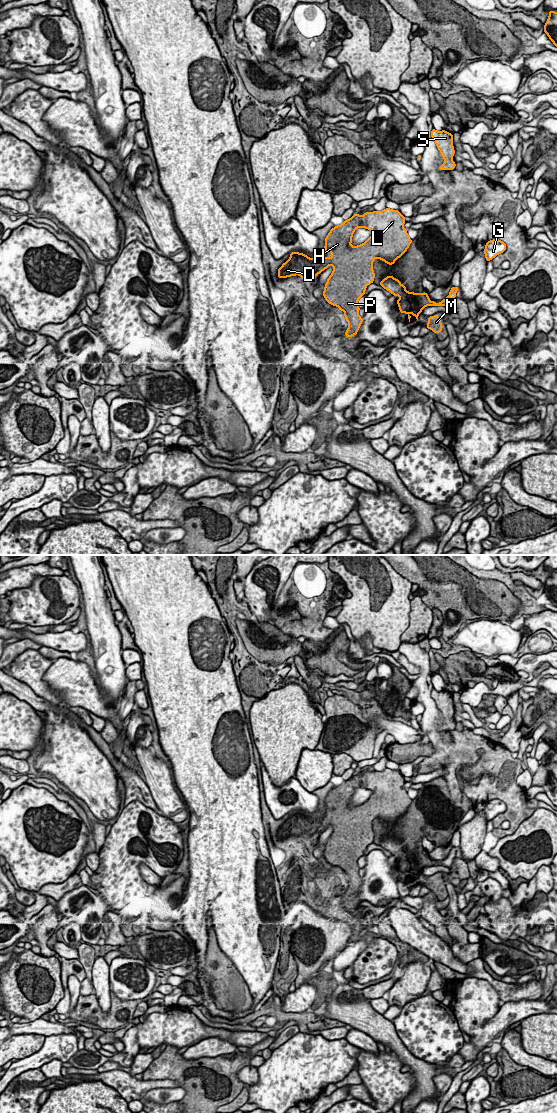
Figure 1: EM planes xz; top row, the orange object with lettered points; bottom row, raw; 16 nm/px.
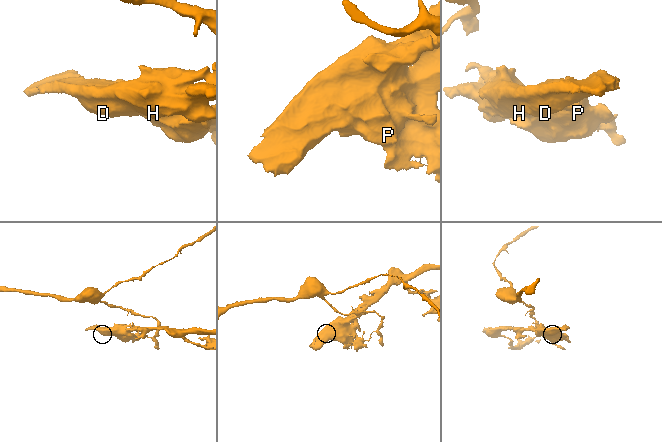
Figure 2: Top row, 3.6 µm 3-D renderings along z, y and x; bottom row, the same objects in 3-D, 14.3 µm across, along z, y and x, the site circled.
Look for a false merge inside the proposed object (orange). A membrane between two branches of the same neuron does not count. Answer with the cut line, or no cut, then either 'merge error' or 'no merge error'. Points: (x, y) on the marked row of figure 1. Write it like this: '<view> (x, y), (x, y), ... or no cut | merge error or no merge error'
xz (430, 301), (422, 303) | merge error

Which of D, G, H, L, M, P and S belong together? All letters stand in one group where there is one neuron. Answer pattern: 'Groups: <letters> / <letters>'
Groups: D H L M P S / G

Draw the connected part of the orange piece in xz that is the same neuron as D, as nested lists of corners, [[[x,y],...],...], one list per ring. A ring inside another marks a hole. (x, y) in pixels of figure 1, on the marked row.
[[[386,208],[383,211],[366,212],[363,215],[354,214],[350,219],[330,230],[325,238],[325,252],[332,253],[332,257],[309,258],[299,252],[292,252],[290,258],[278,269],[278,278],[287,278],[299,275],[302,279],[310,279],[333,266],[333,272],[327,279],[323,296],[325,300],[337,306],[340,311],[344,311],[345,319],[349,326],[345,332],[346,337],[357,334],[363,319],[359,316],[358,300],[365,295],[366,287],[374,282],[375,273],[373,271],[373,261],[381,259],[390,266],[401,257],[412,243],[407,230],[403,228],[405,217],[398,210]],[[357,228],[366,228],[374,233],[361,245],[352,246],[352,236]]]

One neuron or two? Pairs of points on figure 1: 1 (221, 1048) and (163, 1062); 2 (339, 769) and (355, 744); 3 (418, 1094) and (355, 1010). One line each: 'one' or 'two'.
1: two
2: one
3: one

